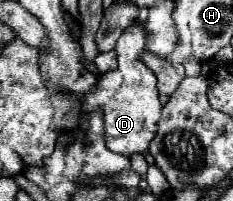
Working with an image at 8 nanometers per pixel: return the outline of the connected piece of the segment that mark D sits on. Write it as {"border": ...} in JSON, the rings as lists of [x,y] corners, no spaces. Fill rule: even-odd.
{"border":[[[131,25],[127,27],[127,31],[123,31],[123,35],[119,37],[117,41],[117,63],[119,67],[115,71],[109,71],[109,73],[103,73],[99,79],[97,79],[97,87],[85,95],[83,99],[83,109],[81,109],[81,119],[89,119],[89,113],[91,111],[97,111],[101,109],[103,111],[103,137],[105,137],[105,145],[107,149],[111,147],[113,153],[119,153],[119,155],[125,155],[125,157],[131,157],[133,153],[145,153],[147,147],[149,147],[149,141],[155,137],[155,131],[157,131],[157,121],[161,117],[161,101],[159,101],[159,91],[157,91],[157,79],[155,75],[151,73],[151,69],[147,69],[143,63],[139,63],[139,55],[145,51],[145,41],[147,41],[147,35],[143,35],[143,25]]]}

